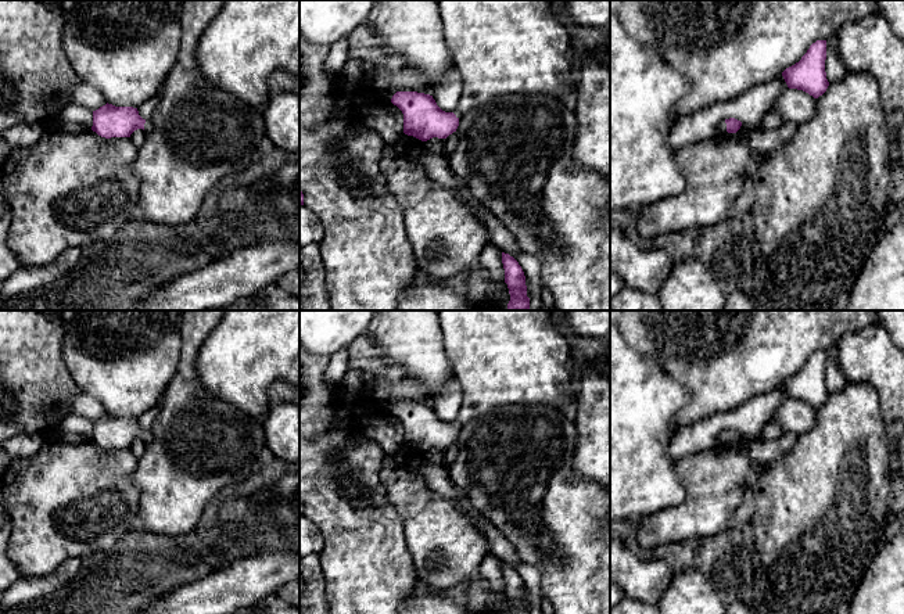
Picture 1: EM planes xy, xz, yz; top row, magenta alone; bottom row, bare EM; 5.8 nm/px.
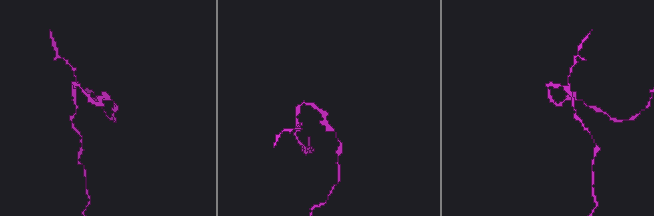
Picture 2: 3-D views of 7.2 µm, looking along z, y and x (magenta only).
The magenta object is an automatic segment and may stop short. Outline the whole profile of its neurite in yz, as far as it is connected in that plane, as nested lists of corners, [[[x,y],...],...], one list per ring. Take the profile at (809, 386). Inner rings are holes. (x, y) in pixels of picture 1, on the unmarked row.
[[[817,351],[799,373],[782,383],[788,398],[803,401],[814,409],[822,406],[829,396],[825,383],[825,370],[826,351]]]

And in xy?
[[[107,413],[93,421],[92,441],[101,448],[130,448],[137,439],[143,439],[146,444],[153,442],[153,431],[143,430],[137,419],[115,417]]]

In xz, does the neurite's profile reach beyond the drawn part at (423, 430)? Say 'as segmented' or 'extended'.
extended

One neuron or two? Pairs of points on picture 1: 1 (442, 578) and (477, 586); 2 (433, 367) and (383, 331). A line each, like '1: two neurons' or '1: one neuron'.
1: two neurons
2: one neuron

